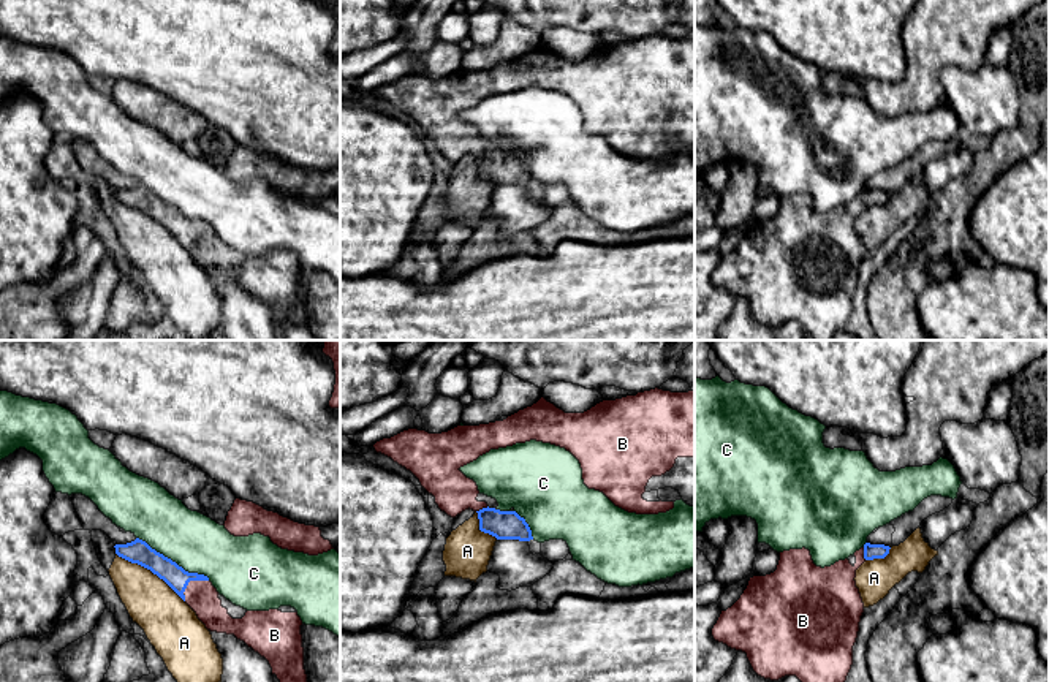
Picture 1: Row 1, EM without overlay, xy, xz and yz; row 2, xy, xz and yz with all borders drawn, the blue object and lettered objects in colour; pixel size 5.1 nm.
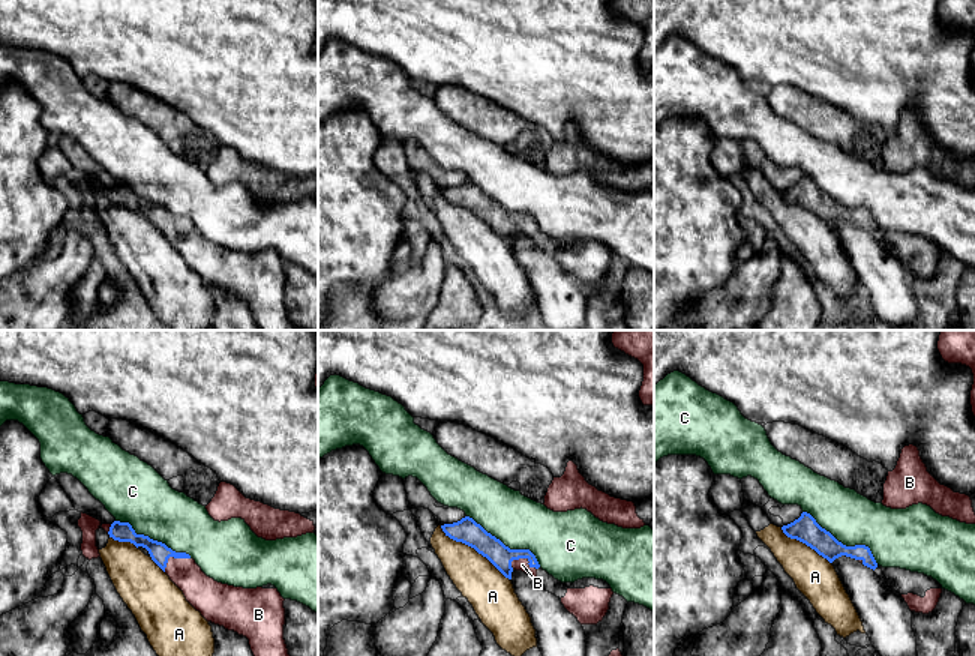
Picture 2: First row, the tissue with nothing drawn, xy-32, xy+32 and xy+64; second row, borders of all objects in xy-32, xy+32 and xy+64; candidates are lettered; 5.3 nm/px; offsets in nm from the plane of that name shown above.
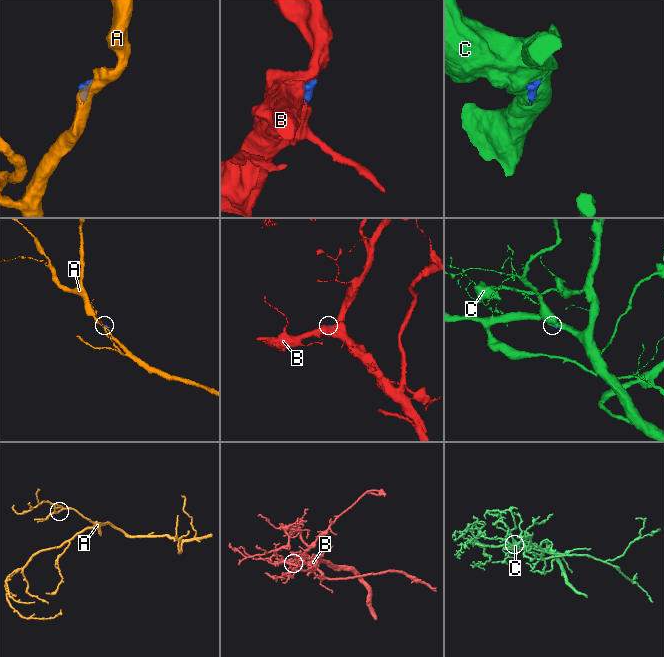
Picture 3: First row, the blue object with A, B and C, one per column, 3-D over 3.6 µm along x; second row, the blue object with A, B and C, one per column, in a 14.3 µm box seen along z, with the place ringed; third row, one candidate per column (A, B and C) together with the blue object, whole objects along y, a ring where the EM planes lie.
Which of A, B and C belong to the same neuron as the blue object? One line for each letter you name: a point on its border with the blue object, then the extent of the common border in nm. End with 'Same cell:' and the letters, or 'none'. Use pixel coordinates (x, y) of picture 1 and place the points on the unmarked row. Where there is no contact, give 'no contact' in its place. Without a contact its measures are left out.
B: contact xy (189, 227); length 170 nm
Same cell: B

